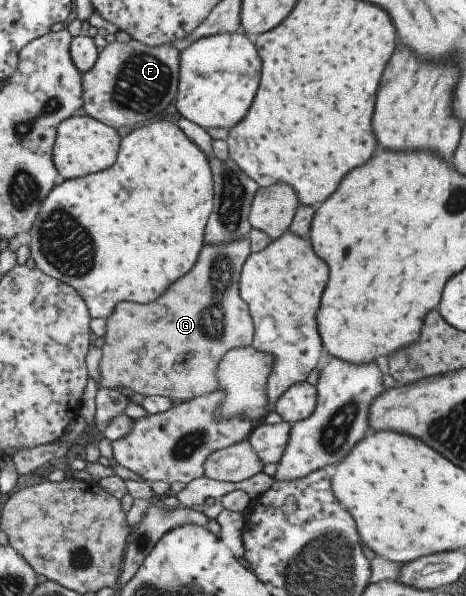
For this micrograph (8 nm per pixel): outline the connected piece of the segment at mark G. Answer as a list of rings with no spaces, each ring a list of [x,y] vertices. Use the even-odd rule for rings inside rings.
[[[248,237],[229,242],[229,244],[219,244],[219,246],[202,246],[191,270],[155,302],[117,304],[117,308],[105,322],[103,345],[99,348],[101,350],[101,356],[99,356],[101,378],[96,383],[97,389],[128,388],[143,397],[159,395],[175,402],[188,401],[193,397],[215,391],[217,389],[215,368],[225,352],[252,344],[253,323],[247,304],[241,300],[238,291],[239,274],[249,253],[251,248],[249,248]]]

